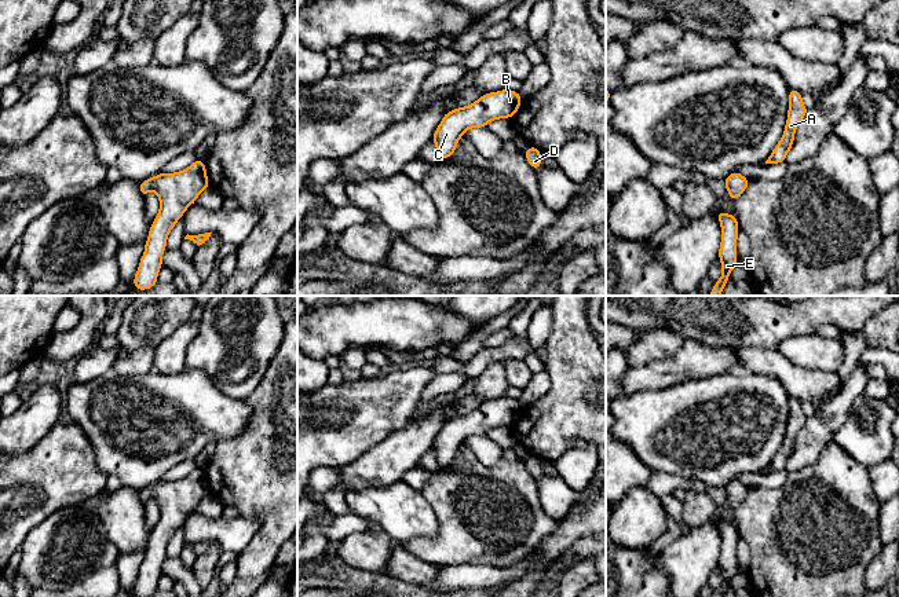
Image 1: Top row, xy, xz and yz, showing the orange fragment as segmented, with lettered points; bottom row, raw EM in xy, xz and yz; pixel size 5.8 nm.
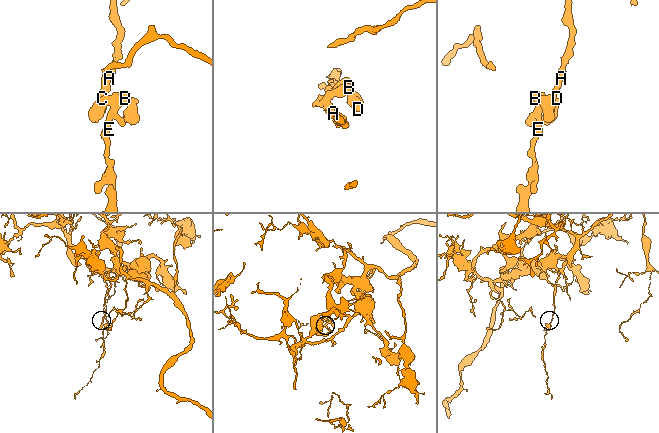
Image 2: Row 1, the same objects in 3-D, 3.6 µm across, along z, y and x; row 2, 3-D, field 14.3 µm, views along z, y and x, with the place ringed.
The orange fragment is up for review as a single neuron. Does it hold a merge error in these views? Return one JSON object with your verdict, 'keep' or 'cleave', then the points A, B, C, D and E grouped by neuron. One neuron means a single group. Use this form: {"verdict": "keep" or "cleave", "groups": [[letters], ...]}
{"verdict": "keep", "groups": [["A", "B", "C", "D", "E"]]}

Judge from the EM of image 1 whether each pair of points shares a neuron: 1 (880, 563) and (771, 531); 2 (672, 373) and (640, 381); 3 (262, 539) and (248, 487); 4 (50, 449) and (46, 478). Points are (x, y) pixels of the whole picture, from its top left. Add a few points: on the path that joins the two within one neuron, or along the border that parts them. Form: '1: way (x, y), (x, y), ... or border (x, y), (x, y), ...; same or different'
1: border (879, 528), (881, 549), (869, 564), (863, 582); different
2: way (664, 373), (649, 377); same
3: way (266, 527), (266, 505), (260, 500); same
4: way (50, 456), (50, 471); same

